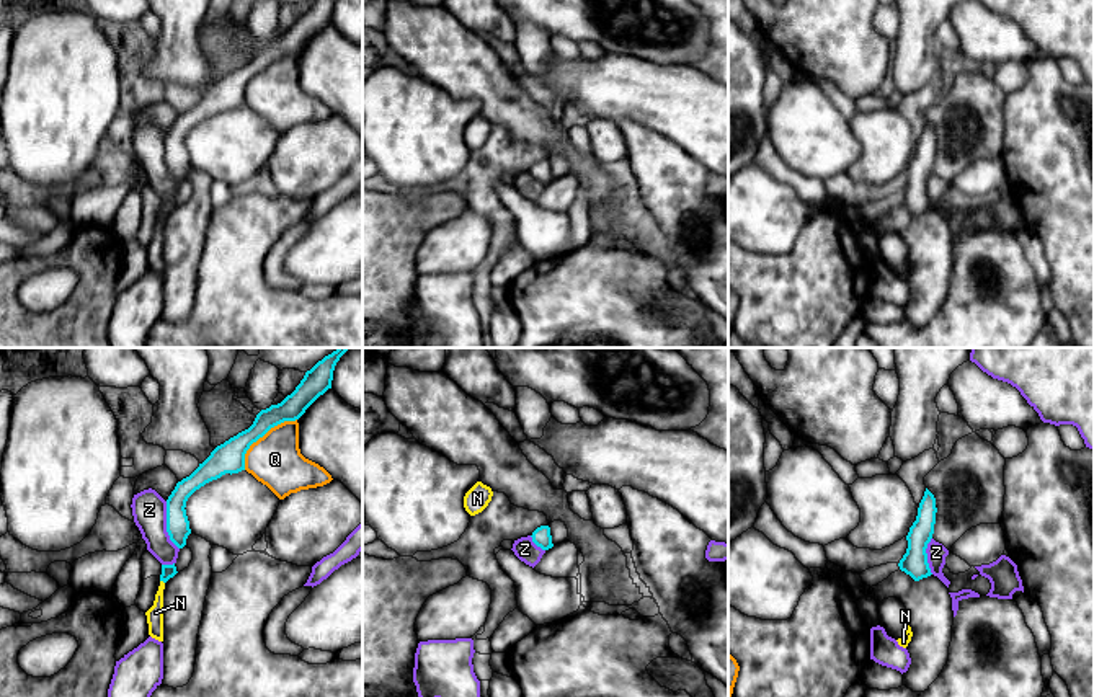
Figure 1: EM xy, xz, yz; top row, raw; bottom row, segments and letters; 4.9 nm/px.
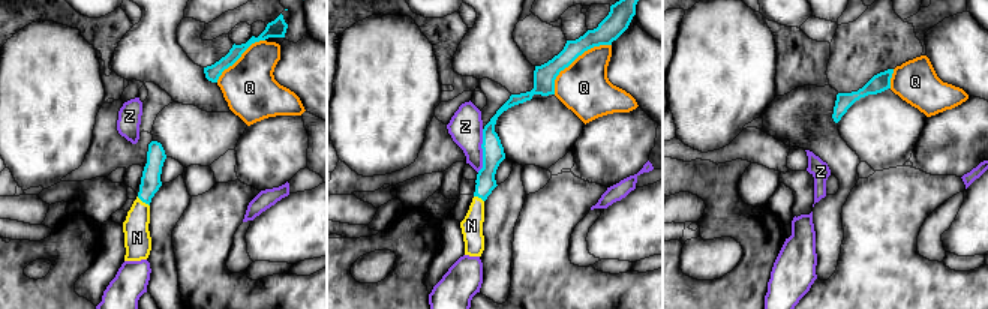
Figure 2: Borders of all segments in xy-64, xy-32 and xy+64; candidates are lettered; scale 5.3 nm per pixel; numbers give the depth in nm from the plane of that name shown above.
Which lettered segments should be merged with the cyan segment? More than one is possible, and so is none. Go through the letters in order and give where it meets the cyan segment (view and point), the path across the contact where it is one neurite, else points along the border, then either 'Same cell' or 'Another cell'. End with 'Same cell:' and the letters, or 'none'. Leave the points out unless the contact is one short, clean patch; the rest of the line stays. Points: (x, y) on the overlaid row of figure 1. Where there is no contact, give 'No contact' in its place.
N: Touches cyan at xy (162, 580). Path across: xy (168, 572), (162, 580), (155, 612). Same cell
Q: Touches cyan at xy (262, 436). Boundary: xy (296, 418), (284, 420), (260, 436), (247, 451), (244, 469). Another cell
Z: Touches cyan at xy (167, 526). Another cell
Same cell: N

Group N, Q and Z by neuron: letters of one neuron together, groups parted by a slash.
N / Q / Z

